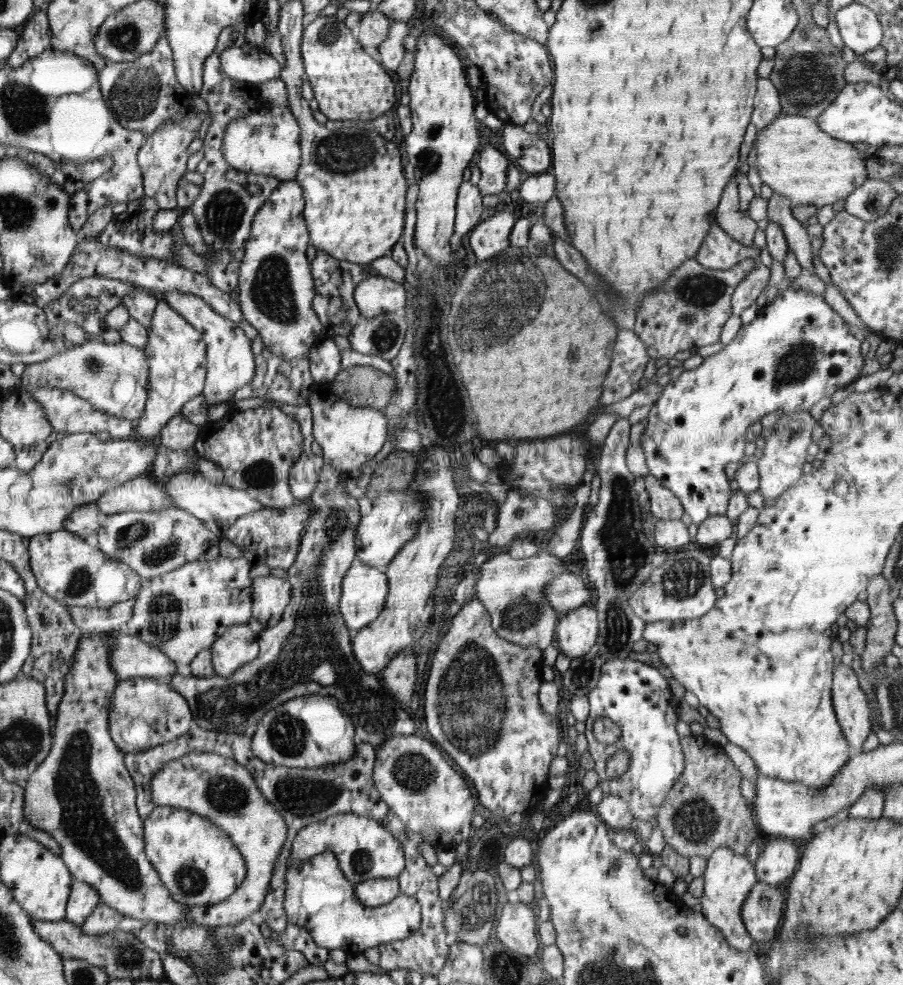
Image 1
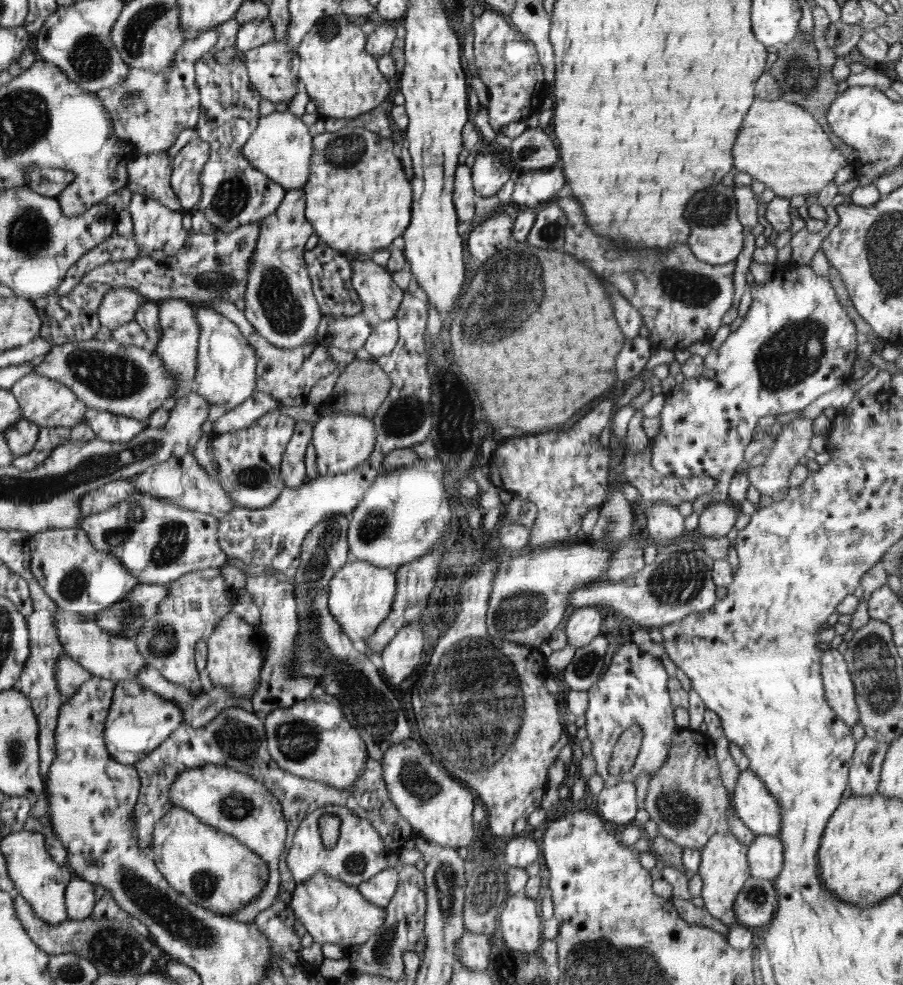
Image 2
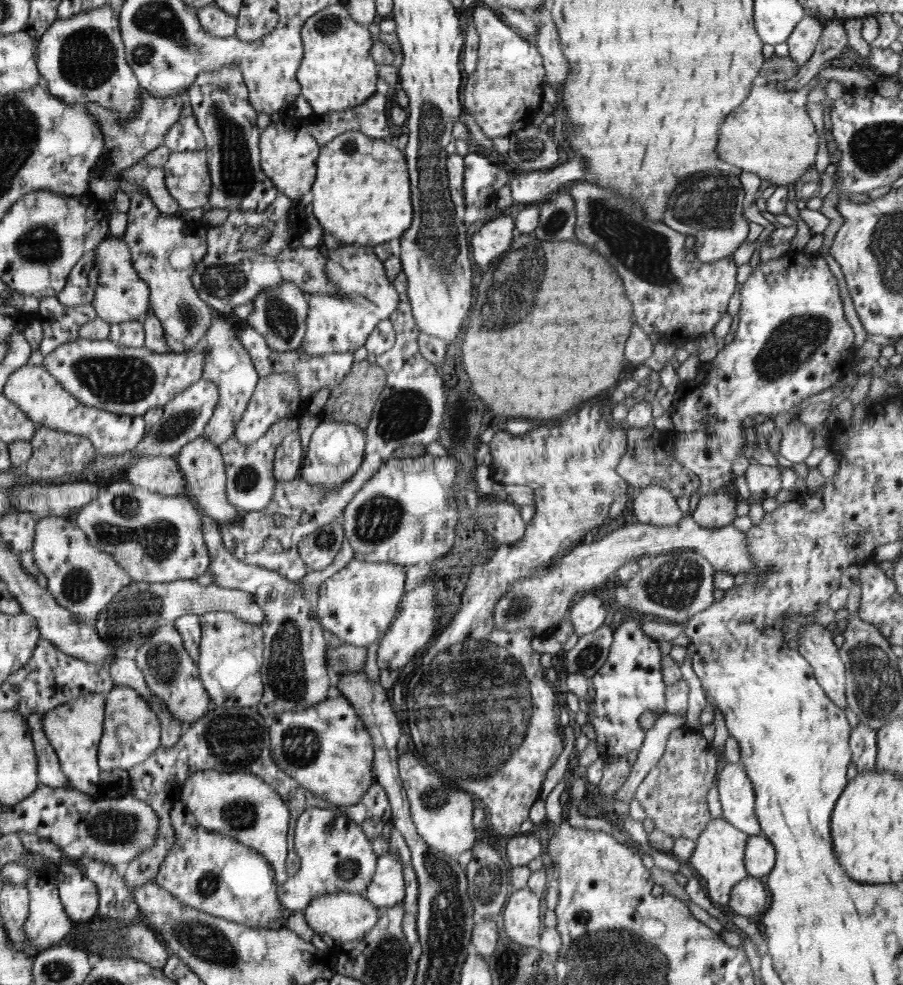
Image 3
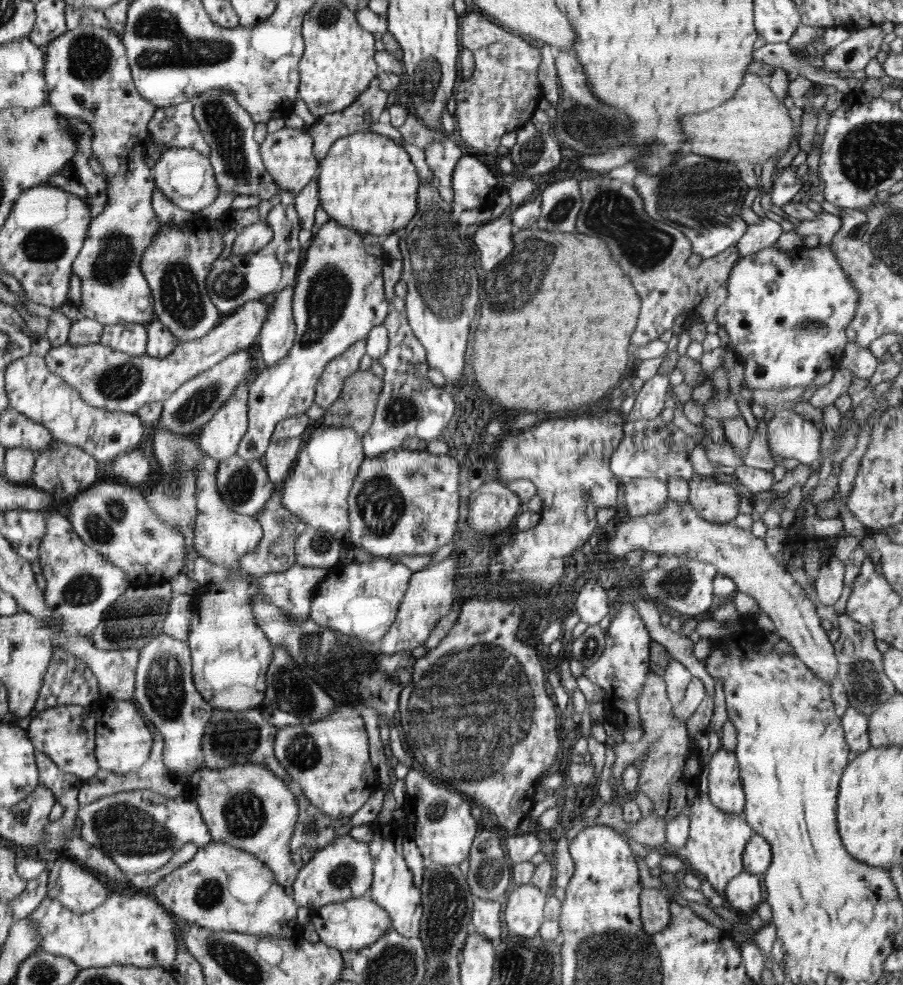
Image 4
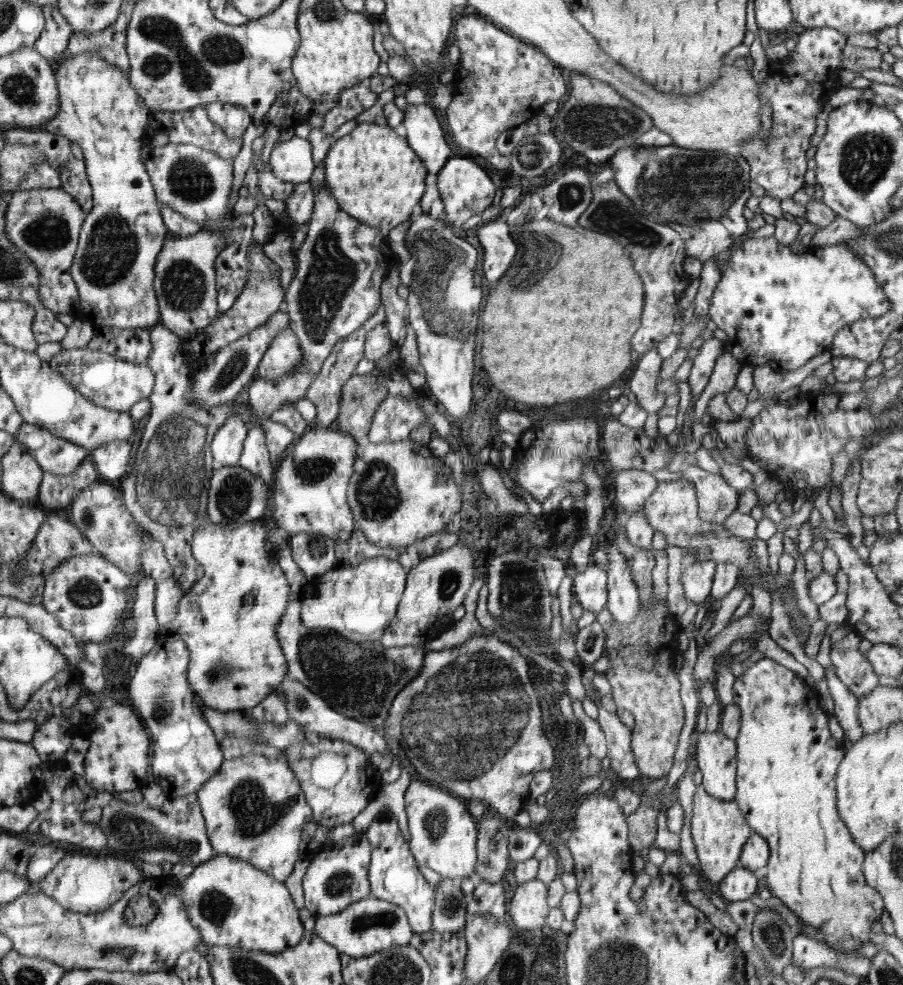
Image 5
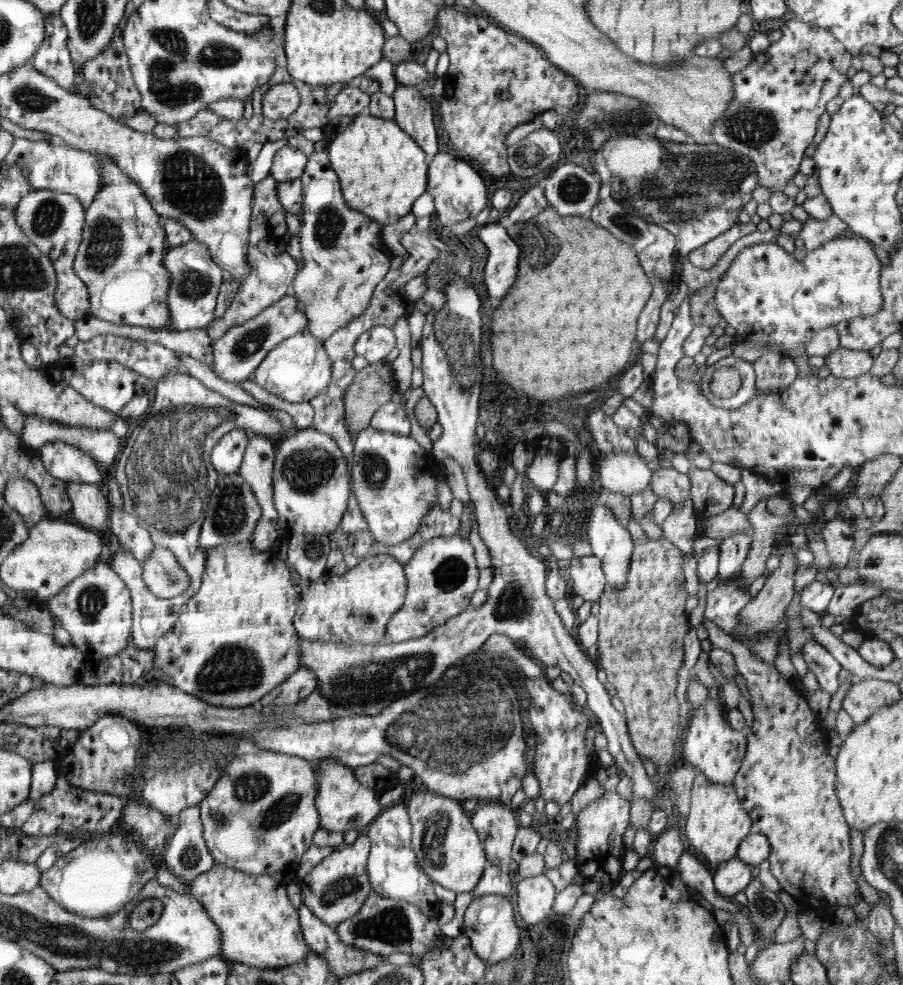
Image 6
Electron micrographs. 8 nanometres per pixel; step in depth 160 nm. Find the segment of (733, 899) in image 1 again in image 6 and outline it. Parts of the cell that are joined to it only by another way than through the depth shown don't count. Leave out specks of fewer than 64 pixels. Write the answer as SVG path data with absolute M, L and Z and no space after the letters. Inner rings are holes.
M700 770L695 774L689 803L683 828L690 850L714 872L720 863L737 856L738 845L752 832L752 819L742 806L733 784L714 784Z

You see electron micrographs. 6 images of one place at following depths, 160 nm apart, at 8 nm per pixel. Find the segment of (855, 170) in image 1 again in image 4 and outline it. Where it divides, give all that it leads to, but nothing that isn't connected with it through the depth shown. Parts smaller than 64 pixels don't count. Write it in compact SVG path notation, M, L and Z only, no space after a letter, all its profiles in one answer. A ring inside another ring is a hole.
M750 71L745 72L735 95L720 104L720 108L716 107L716 110L708 110L702 114L682 116L680 126L688 134L692 153L754 166L763 166L774 156L780 159L794 134L788 108L778 101L765 78Z

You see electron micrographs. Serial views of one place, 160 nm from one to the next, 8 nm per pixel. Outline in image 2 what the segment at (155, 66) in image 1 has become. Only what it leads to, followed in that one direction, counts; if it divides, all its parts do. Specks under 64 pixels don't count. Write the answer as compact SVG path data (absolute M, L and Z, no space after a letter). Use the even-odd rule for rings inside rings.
M216 27L179 48L175 62L164 72L130 68L128 76L112 88L98 91L101 103L111 112L113 132L130 140L139 155L167 151L186 128L195 128L200 118L200 93L195 83L195 62L217 43Z

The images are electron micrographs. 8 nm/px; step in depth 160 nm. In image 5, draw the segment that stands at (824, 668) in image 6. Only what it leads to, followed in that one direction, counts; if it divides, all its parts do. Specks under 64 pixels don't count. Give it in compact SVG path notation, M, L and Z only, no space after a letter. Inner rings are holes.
M835 666L825 668L825 680L830 689L832 699L834 699L835 716L844 731L844 734L851 742L856 742L864 736L860 722L858 721L858 698L850 693L850 690L838 678Z

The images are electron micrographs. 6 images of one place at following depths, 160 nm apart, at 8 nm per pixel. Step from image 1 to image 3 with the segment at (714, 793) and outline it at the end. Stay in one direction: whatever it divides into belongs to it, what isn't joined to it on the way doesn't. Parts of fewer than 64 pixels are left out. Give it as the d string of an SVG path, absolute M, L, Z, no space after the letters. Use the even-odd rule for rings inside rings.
M686 726L676 728L668 736L664 754L656 767L643 778L636 789L636 800L653 820L655 829L674 839L688 838L696 842L712 820L706 793L712 782L717 780L720 767L713 747L708 742L700 731Z

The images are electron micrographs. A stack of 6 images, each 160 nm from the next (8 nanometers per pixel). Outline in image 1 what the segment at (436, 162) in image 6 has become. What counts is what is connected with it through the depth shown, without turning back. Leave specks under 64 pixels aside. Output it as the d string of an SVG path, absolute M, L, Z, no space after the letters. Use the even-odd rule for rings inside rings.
M485 146L479 151L476 164L481 170L477 186L483 195L500 194L507 183L507 166L512 160L503 150Z

